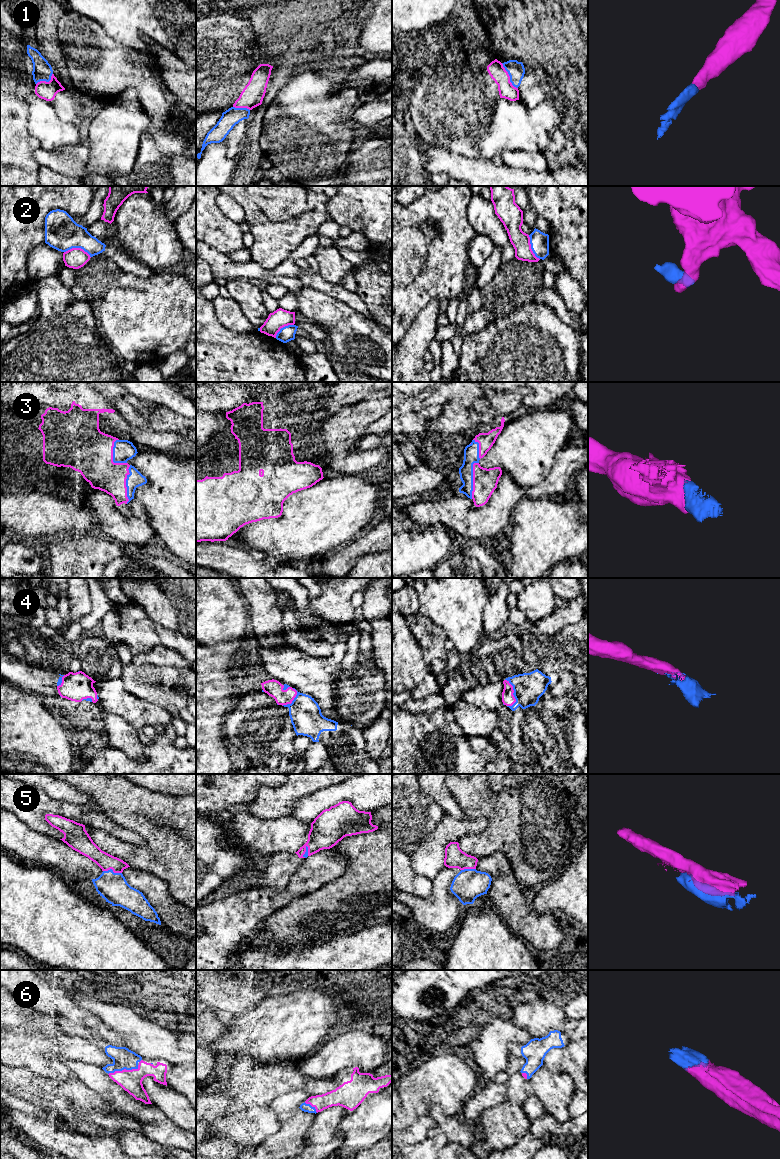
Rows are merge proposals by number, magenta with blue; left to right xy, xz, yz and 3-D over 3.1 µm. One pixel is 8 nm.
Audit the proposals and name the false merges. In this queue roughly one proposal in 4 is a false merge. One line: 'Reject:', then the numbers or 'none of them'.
Reject: 2

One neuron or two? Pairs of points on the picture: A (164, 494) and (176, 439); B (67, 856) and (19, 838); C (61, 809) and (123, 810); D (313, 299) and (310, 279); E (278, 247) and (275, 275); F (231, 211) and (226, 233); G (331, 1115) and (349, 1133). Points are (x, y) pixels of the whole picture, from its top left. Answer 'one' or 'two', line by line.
A: two
B: one
C: two
D: two
E: two
F: two
G: two

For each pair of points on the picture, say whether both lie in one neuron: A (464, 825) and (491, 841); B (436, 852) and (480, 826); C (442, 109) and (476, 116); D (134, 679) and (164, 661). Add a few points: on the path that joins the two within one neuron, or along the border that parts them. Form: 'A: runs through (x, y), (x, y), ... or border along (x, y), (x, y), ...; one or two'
A: border along (488, 820), (482, 831), (466, 834), (457, 841); two
B: runs through (443, 840), (454, 829), (468, 826); one
C: runs through (450, 117), (468, 117); one
D: runs through (143, 680), (151, 680), (161, 670); one

